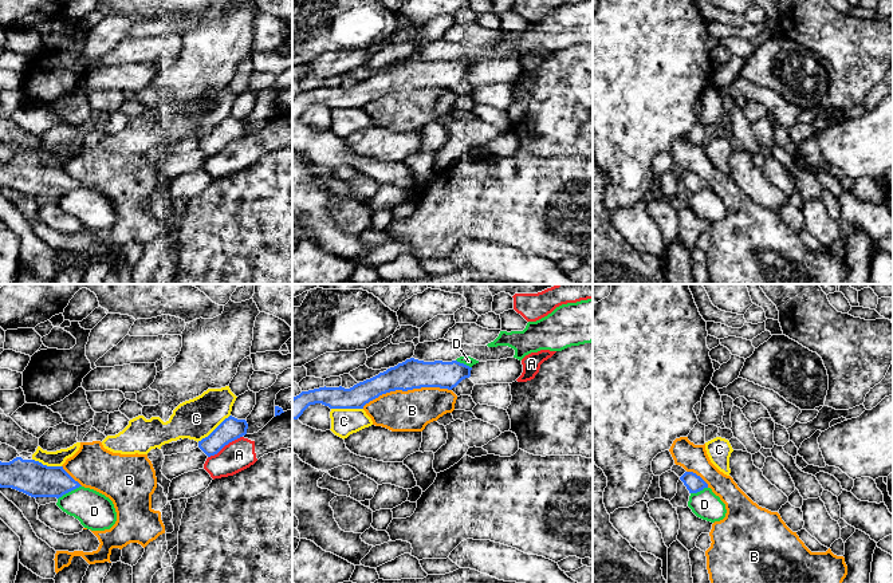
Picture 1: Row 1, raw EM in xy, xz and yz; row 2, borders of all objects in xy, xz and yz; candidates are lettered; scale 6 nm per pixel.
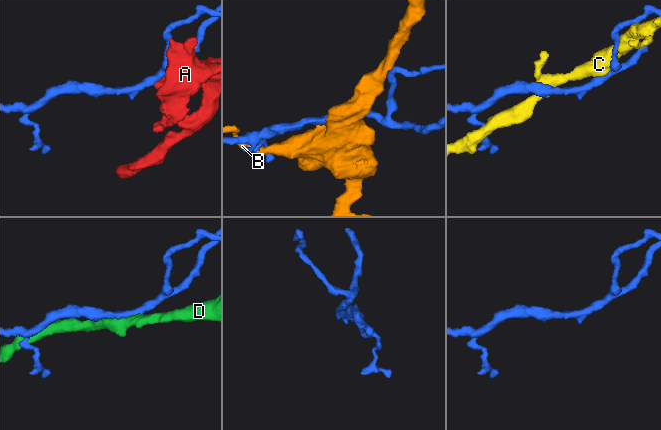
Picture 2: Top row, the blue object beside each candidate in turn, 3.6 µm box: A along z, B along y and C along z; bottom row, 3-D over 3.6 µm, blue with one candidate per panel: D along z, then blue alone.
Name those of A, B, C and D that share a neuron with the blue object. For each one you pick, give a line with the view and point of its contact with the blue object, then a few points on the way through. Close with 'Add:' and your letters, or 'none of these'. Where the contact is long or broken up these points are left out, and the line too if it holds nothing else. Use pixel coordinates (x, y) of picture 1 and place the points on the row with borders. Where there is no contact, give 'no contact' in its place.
Add: none of these

